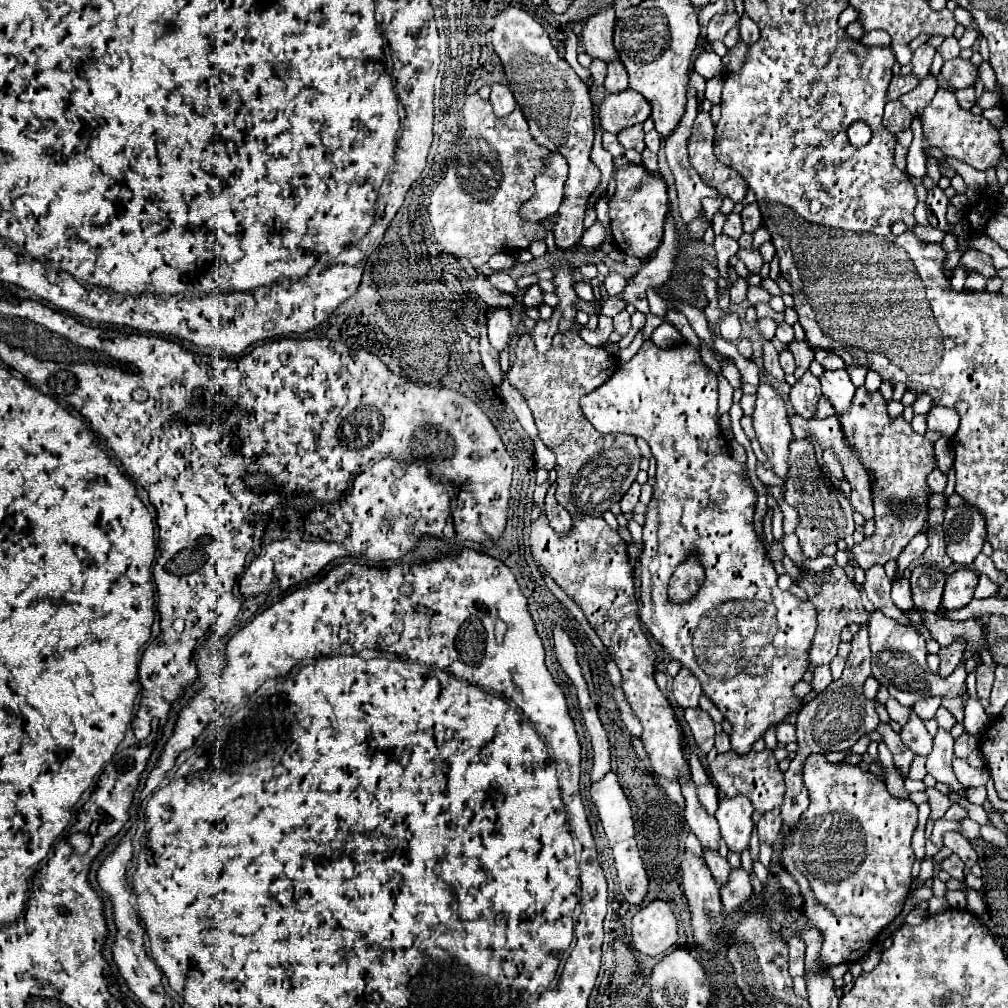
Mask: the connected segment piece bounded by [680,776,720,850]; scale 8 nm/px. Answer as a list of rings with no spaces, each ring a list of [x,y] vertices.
[[[680,776],[680,786],[682,786],[682,796],[686,800],[686,812],[684,812],[684,816],[686,816],[686,822],[688,822],[690,830],[698,836],[698,840],[702,842],[702,848],[718,850],[720,830],[718,830],[716,818],[702,808],[692,778]]]

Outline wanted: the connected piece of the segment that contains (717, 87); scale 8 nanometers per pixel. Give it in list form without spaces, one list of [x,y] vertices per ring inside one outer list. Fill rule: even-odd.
[[[722,76],[712,78],[712,80],[706,84],[706,100],[710,100],[712,104],[720,104],[722,84],[724,84],[724,78],[722,78]]]

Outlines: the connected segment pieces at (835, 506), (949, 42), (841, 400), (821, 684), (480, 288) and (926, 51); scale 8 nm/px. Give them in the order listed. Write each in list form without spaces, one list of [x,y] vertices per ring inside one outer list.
[[[810,438],[792,440],[790,442],[790,456],[788,456],[788,478],[786,478],[786,492],[784,500],[800,512],[800,526],[796,536],[800,538],[800,546],[806,558],[816,558],[822,554],[822,548],[828,544],[836,544],[844,536],[852,536],[854,520],[852,520],[852,506],[850,500],[834,488],[828,476],[824,476]]]
[[[948,36],[948,38],[942,42],[940,50],[942,50],[942,58],[944,58],[944,60],[952,60],[952,58],[958,58],[958,56],[960,56],[960,46],[958,46],[958,40],[956,40],[954,36]]]
[[[844,368],[842,370],[826,370],[820,376],[820,384],[822,384],[822,394],[828,400],[832,400],[838,414],[850,408],[856,386],[850,382]]]
[[[824,664],[824,666],[816,666],[814,668],[814,690],[824,690],[828,684],[832,682],[832,672],[830,672],[830,666]]]
[[[478,272],[478,274],[472,278],[472,282],[474,282],[474,290],[476,290],[476,294],[478,294],[480,300],[484,300],[488,306],[492,306],[492,308],[498,308],[500,304],[514,306],[514,302],[516,302],[514,296],[496,290],[496,288],[488,282],[488,278],[486,278],[482,272]]]
[[[924,44],[924,46],[920,46],[920,48],[916,48],[914,50],[914,58],[912,58],[912,66],[914,66],[914,76],[916,78],[924,78],[924,76],[928,76],[928,72],[930,72],[930,64],[932,64],[932,58],[934,58],[934,48],[930,46],[930,44]]]

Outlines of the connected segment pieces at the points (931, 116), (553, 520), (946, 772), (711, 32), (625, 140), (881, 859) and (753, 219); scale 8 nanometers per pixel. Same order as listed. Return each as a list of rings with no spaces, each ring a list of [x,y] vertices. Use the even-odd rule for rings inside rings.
[[[938,88],[932,102],[922,112],[922,124],[924,124],[924,138],[942,154],[954,156],[956,160],[974,166],[976,170],[988,170],[996,168],[1002,158],[1002,138],[1000,130],[992,126],[984,116],[976,116],[970,110],[964,110],[954,96],[952,88]]]
[[[552,484],[550,490],[548,490],[548,494],[546,494],[546,506],[544,506],[544,510],[546,510],[550,526],[554,530],[558,530],[558,532],[566,532],[566,528],[572,524],[572,516],[568,514],[568,510],[564,506],[560,506],[556,502],[554,494],[556,494],[556,484]]]
[[[938,728],[938,734],[934,736],[934,750],[926,758],[926,770],[936,782],[948,784],[954,792],[962,794],[964,786],[956,780],[952,772],[952,758],[954,758],[952,746],[954,746],[954,738],[950,736],[950,732],[946,732],[944,728]]]
[[[732,12],[732,14],[716,14],[710,24],[708,24],[708,42],[714,40],[722,40],[726,36],[728,30],[736,28],[740,24],[740,14]]]
[[[636,126],[636,128],[626,128],[624,132],[618,134],[618,140],[624,148],[634,148],[636,152],[642,152],[646,148],[644,144],[644,130],[642,126]]]
[[[812,754],[808,756],[808,762],[804,762],[804,784],[810,792],[810,806],[802,812],[800,820],[796,822],[796,828],[792,830],[790,836],[786,836],[782,840],[782,866],[786,868],[786,872],[798,882],[800,886],[800,894],[804,896],[804,906],[802,906],[802,914],[806,916],[808,928],[816,928],[822,934],[822,948],[820,948],[820,964],[822,966],[838,966],[838,964],[848,964],[848,962],[856,962],[860,960],[874,944],[876,944],[876,936],[902,912],[904,908],[904,900],[910,892],[910,884],[912,884],[912,864],[914,864],[914,854],[910,848],[910,840],[912,834],[916,830],[916,822],[918,822],[918,808],[912,800],[908,798],[894,798],[882,780],[878,780],[872,772],[864,772],[858,766],[850,766],[850,764],[830,764],[822,754]]]
[[[754,202],[754,204],[748,204],[748,206],[744,206],[744,210],[740,212],[740,216],[742,216],[742,224],[744,224],[744,232],[750,232],[750,234],[754,234],[760,226],[762,226],[762,216],[760,216],[760,208],[758,208],[758,204]]]

